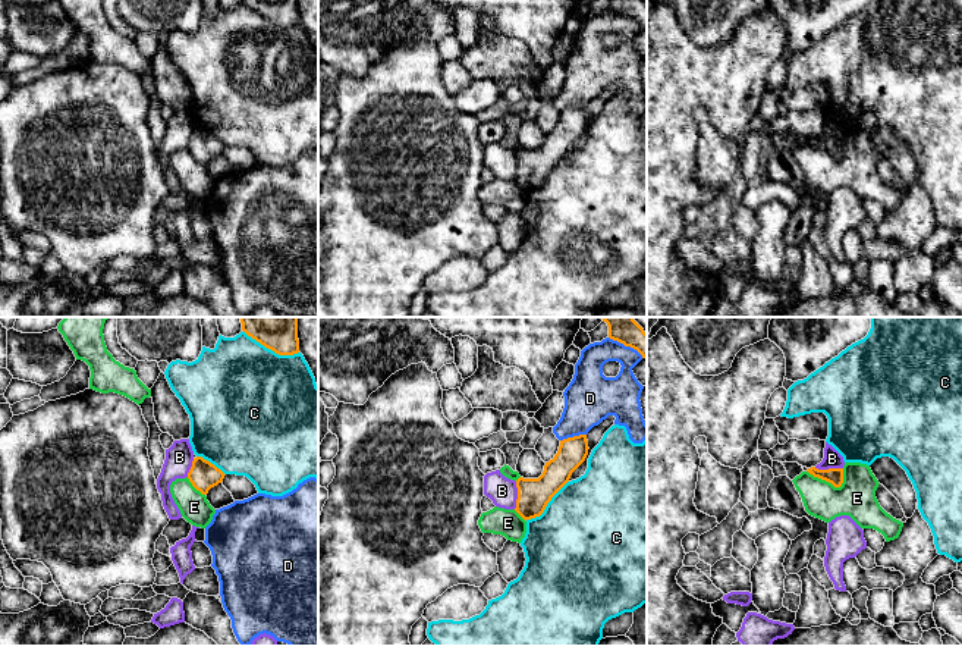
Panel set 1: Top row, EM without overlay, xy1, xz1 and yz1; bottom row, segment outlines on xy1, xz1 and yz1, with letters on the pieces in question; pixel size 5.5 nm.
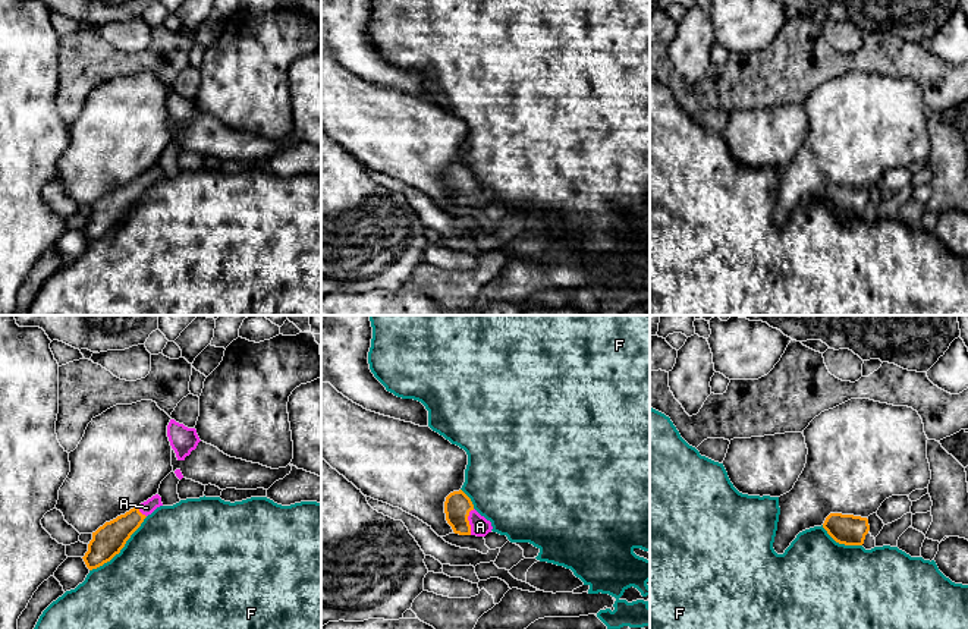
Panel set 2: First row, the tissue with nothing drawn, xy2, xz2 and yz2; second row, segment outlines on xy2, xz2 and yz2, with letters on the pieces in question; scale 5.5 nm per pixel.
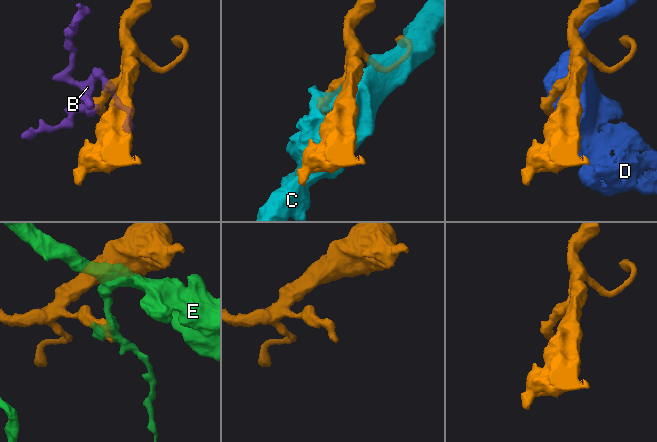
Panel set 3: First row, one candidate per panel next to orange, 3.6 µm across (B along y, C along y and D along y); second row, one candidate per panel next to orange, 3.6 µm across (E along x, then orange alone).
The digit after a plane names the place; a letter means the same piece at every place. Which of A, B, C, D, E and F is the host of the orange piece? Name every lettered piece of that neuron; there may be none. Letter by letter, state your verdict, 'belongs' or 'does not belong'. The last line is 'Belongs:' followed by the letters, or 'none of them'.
A: belongs
B: does not belong
C: does not belong
D: does not belong
E: does not belong
F: does not belong
Belongs: A

